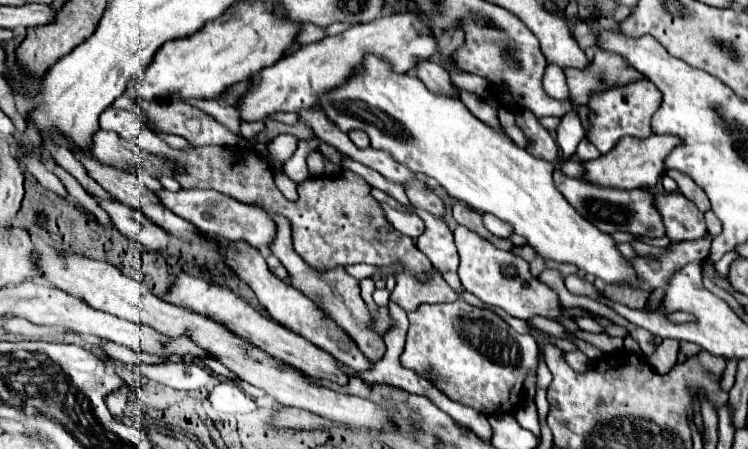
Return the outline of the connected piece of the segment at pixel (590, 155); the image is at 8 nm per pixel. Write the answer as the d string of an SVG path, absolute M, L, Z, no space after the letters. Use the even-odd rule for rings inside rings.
M582 139L580 145L578 145L578 149L576 149L576 155L578 155L582 161L586 161L586 159L596 159L596 157L600 155L600 151L598 151L588 139Z

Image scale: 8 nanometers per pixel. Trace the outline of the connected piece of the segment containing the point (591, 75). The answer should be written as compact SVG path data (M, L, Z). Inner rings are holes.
M594 47L592 67L586 71L564 71L570 87L570 101L574 103L574 111L580 115L582 125L586 127L586 99L590 93L600 91L602 87L626 85L634 79L644 79L622 55L604 51L602 47Z

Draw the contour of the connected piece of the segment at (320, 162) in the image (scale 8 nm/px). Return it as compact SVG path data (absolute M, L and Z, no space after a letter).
M310 153L306 161L308 161L310 175L314 175L314 177L322 177L324 175L324 157L322 157L322 153Z

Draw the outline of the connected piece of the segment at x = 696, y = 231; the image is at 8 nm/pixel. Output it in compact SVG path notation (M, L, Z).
M656 193L656 207L662 211L666 235L678 241L692 241L706 233L704 213L680 193Z

